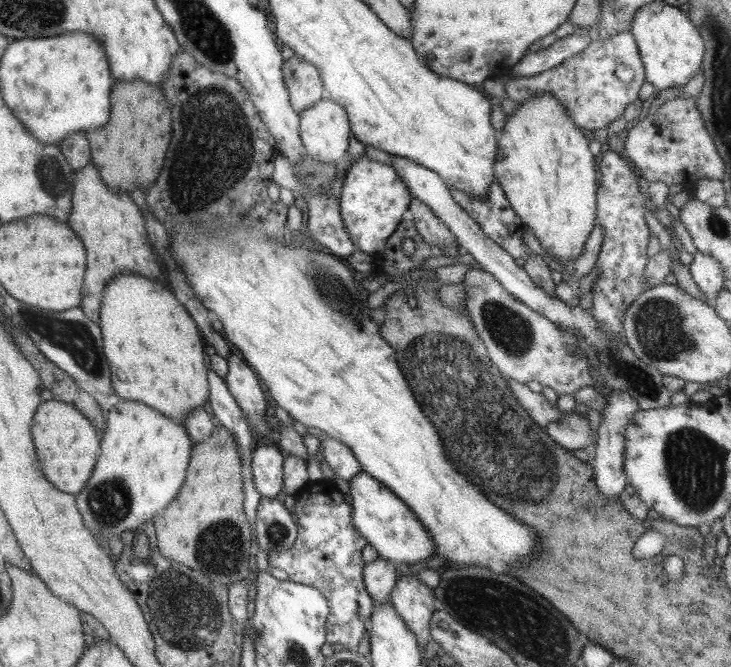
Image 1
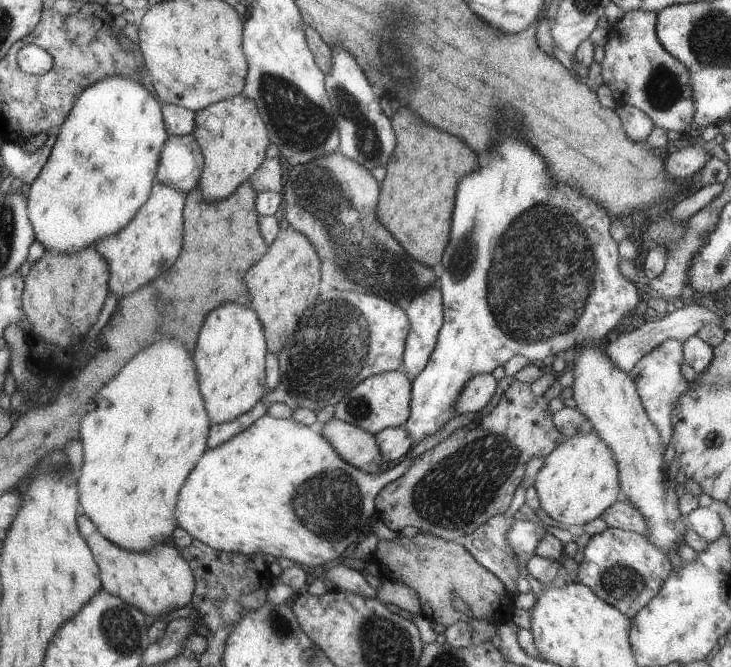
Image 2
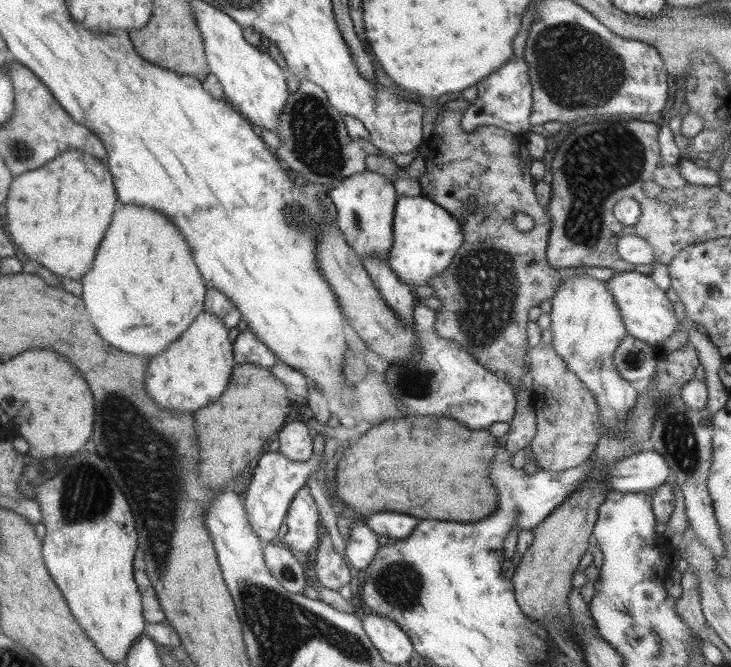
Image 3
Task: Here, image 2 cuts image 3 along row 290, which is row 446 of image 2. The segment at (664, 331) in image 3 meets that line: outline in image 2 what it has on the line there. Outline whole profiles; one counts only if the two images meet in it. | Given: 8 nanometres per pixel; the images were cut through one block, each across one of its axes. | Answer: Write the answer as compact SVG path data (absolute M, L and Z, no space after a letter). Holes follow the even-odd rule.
M588 343L582 346L582 353L576 358L572 370L575 374L575 381L571 386L574 402L576 402L579 411L588 417L593 430L612 449L618 465L621 490L646 519L648 525L646 538L665 555L670 554L670 552L677 552L678 547L685 544L685 532L689 525L685 521L686 517L682 516L678 509L679 498L676 497L676 493L670 485L671 481L668 479L668 467L664 463L665 449L661 443L657 426L647 415L634 380L603 353L603 349L599 345Z

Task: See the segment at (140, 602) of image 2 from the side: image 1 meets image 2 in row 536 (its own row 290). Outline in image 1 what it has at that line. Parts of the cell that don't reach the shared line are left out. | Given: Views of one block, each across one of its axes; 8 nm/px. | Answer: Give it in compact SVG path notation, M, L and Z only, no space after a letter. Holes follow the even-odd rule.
M92 163L75 171L72 188L72 210L67 225L80 237L87 252L87 267L81 292L83 313L94 322L100 322L101 297L109 280L121 273L136 273L157 281L162 266L156 261L147 233L148 222L140 207L123 190L112 192L104 184L99 170Z

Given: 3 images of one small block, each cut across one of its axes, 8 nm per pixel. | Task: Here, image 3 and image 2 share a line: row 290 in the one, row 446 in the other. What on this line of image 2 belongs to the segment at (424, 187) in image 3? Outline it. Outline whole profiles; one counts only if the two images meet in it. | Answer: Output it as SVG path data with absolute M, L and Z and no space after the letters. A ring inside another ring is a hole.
M514 381L487 415L451 435L446 434L442 442L414 458L412 466L400 478L383 486L378 493L374 508L376 519L380 519L394 532L400 533L405 526L414 526L422 533L456 541L494 515L505 513L513 501L516 488L522 482L528 462L538 456L548 456L565 439L553 423L550 399L545 394L535 396L530 386Z

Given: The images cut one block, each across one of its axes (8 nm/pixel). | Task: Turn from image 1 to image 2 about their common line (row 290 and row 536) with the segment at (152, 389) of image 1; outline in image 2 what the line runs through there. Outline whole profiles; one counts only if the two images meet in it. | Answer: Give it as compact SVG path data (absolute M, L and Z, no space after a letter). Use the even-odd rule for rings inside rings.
M176 336L160 338L160 340L142 349L122 367L122 370L110 382L107 382L93 396L90 410L82 417L79 438L83 444L84 464L82 464L82 468L78 471L76 478L81 512L84 512L92 520L104 538L127 551L141 553L149 551L157 544L166 542L166 538L170 538L176 527L178 527L175 510L180 489L187 476L192 472L192 468L200 460L203 452L207 450L207 438L210 427L211 422L201 395L192 352L185 349Z

